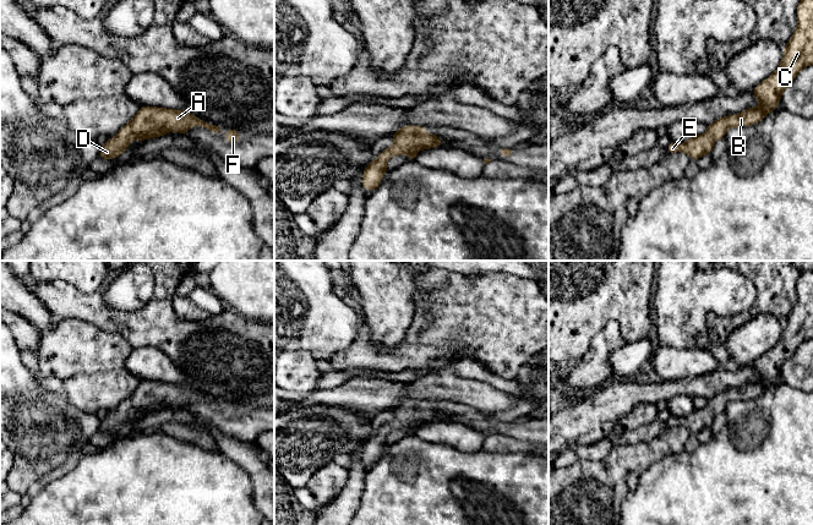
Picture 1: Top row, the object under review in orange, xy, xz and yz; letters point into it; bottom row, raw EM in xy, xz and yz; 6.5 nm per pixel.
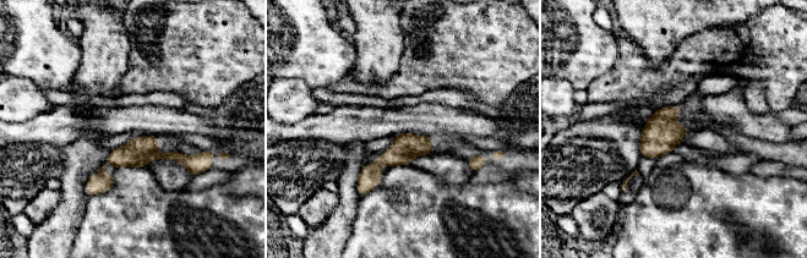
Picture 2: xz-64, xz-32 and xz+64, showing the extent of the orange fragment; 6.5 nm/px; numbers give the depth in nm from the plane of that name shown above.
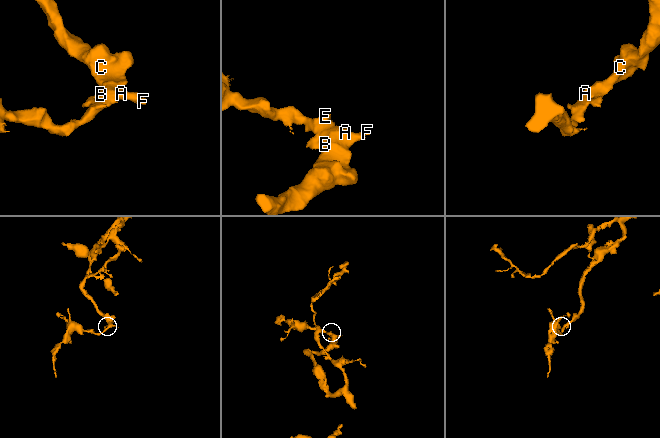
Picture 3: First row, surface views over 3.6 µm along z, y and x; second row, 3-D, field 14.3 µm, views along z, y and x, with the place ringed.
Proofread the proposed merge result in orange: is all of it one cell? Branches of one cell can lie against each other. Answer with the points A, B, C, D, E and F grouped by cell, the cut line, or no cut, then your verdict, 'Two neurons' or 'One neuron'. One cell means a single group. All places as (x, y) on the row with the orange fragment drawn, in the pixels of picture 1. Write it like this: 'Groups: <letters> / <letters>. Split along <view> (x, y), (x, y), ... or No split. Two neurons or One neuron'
Groups: A B C D E F. No split. One neuron

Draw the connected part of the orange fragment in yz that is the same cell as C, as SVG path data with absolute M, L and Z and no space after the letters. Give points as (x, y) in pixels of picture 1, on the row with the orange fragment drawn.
M800 0L797 20L798 24L793 35L787 45L782 48L784 55L780 66L752 91L760 106L746 109L742 114L717 119L706 126L705 135L695 135L686 143L671 142L666 148L669 153L684 152L692 159L698 160L702 155L711 153L713 142L724 138L730 127L752 126L780 104L782 91L803 67L813 65L813 0Z

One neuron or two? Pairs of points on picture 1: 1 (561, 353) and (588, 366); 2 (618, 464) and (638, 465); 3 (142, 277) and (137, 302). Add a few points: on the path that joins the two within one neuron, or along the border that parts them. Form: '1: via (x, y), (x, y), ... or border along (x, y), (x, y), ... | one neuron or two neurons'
1: border along (594, 337), (590, 349), (577, 362) | two neurons
2: via (623, 464), (633, 464) | one neuron
3: via (138, 283), (137, 296) | one neuron

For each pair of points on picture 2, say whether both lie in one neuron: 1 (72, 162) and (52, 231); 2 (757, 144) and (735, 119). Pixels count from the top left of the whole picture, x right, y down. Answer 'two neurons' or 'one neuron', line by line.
1: one neuron
2: two neurons

